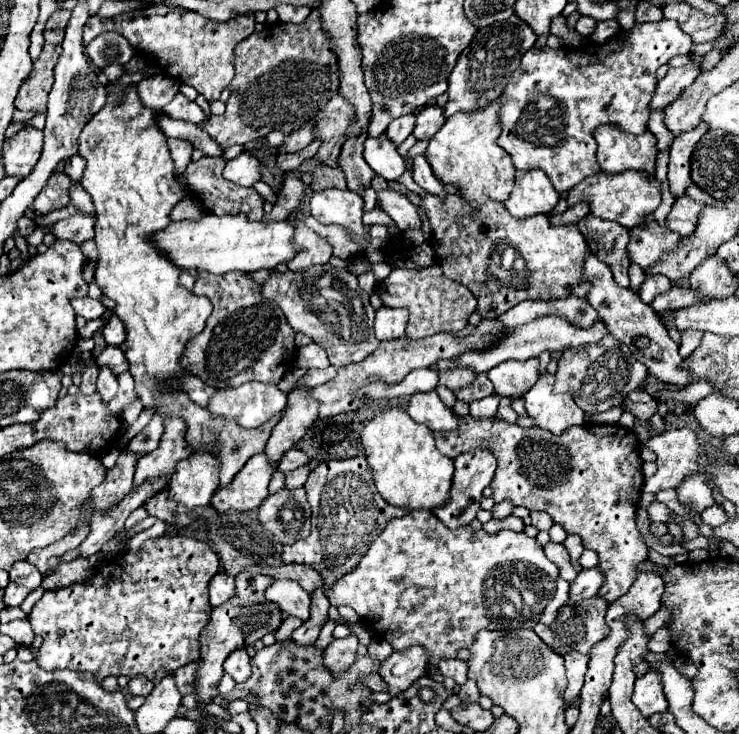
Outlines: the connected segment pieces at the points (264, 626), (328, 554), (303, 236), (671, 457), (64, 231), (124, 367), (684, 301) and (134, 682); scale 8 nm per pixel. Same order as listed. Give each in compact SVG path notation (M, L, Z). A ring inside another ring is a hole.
M242 571L236 575L236 595L212 609L210 621L200 635L200 669L196 677L196 695L198 695L198 709L204 709L212 697L218 695L218 681L222 677L222 663L236 647L254 645L258 639L264 637L268 631L276 631L280 627L280 609L274 603L264 599L264 591L272 579L266 575L254 575L250 571Z
M366 457L328 459L310 471L304 483L308 503L312 507L312 533L300 543L286 545L282 551L284 563L306 561L324 575L324 585L336 583L342 575L350 573L368 551L370 543L380 535L386 523L394 517L404 517L408 509L390 505L378 491Z
M294 223L296 225L296 235L294 235L294 241L300 243L302 251L288 263L290 271L306 271L310 269L312 265L324 265L328 263L328 259L332 257L332 247L330 243L316 235L312 229L304 227L302 223Z
M688 427L664 431L640 444L650 447L658 455L658 471L654 477L646 479L642 487L646 493L656 493L660 489L676 489L688 473L694 473L698 469L702 445L700 437Z
M76 211L76 215L56 221L50 227L50 233L58 239L68 239L68 241L82 245L84 241L94 239L94 217L84 215L84 211Z
M108 345L98 357L100 357L100 359L98 359L96 363L108 365L108 367L114 371L114 375L128 371L128 361L126 361L126 357L124 357L124 353L122 353L120 347L110 347L110 345Z
M674 285L674 287L670 287L664 295L658 295L658 297L650 303L650 307L652 307L656 313L660 313L660 311L664 311L664 309L676 311L676 309L690 307L690 305L694 305L696 301L698 301L698 291L692 291L692 289Z
M144 677L130 679L130 683L128 683L128 689L130 689L130 693L132 693L132 695L142 695L142 697L150 695L152 687L154 687L154 683L148 683L148 679L144 679Z

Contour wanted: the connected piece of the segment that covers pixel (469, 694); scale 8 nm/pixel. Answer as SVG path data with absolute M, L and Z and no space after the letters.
M468 679L464 685L460 685L460 687L458 687L458 697L460 697L464 703L468 703L468 701L476 703L476 701L478 701L478 697L480 697L480 691L478 691L476 683L474 683L472 679Z

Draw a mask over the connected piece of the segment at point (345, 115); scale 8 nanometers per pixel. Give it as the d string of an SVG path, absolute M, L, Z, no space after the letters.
M340 93L338 97L332 97L328 107L316 115L316 137L324 141L324 145L318 149L316 159L322 163L336 167L338 155L342 151L342 143L348 139L348 127L356 121L354 107L344 99Z

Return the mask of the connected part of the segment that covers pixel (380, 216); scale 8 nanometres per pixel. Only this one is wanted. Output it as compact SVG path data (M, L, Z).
M377 207L371 211L363 214L362 222L364 225L380 224L380 225L394 225L392 219L386 213Z

